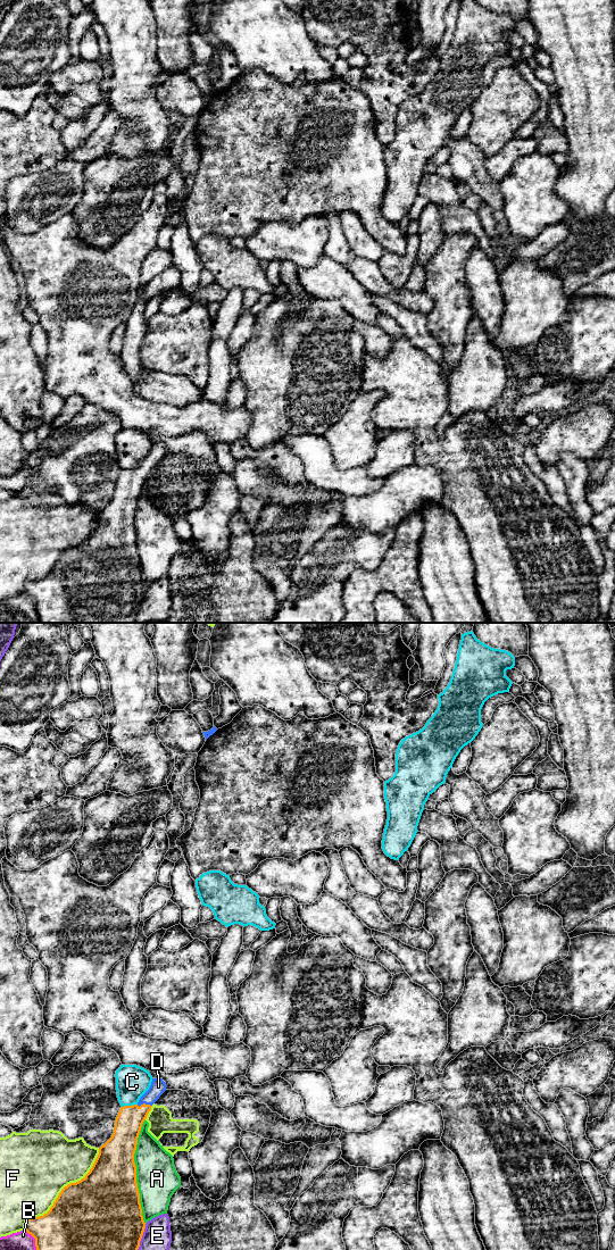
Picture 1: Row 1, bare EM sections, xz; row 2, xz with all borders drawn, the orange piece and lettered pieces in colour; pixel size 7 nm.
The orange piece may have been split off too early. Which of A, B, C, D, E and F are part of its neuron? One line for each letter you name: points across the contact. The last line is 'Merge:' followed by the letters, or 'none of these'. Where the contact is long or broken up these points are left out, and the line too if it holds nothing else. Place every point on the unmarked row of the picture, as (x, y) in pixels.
D: way xz (129, 485), (144, 467), (158, 450)
Merge: D

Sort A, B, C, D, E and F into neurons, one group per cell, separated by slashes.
A / B / C / D / E / F

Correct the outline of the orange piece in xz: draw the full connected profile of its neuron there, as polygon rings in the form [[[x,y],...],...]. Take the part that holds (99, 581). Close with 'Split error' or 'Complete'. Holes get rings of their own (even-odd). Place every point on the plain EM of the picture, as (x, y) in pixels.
[[[152,442],[149,453],[133,469],[120,472],[111,501],[99,511],[99,518],[84,542],[65,550],[43,580],[26,583],[25,594],[35,602],[40,623],[136,623],[146,586],[136,547],[134,517],[138,501],[152,468],[166,455],[163,442]]]. Split error

